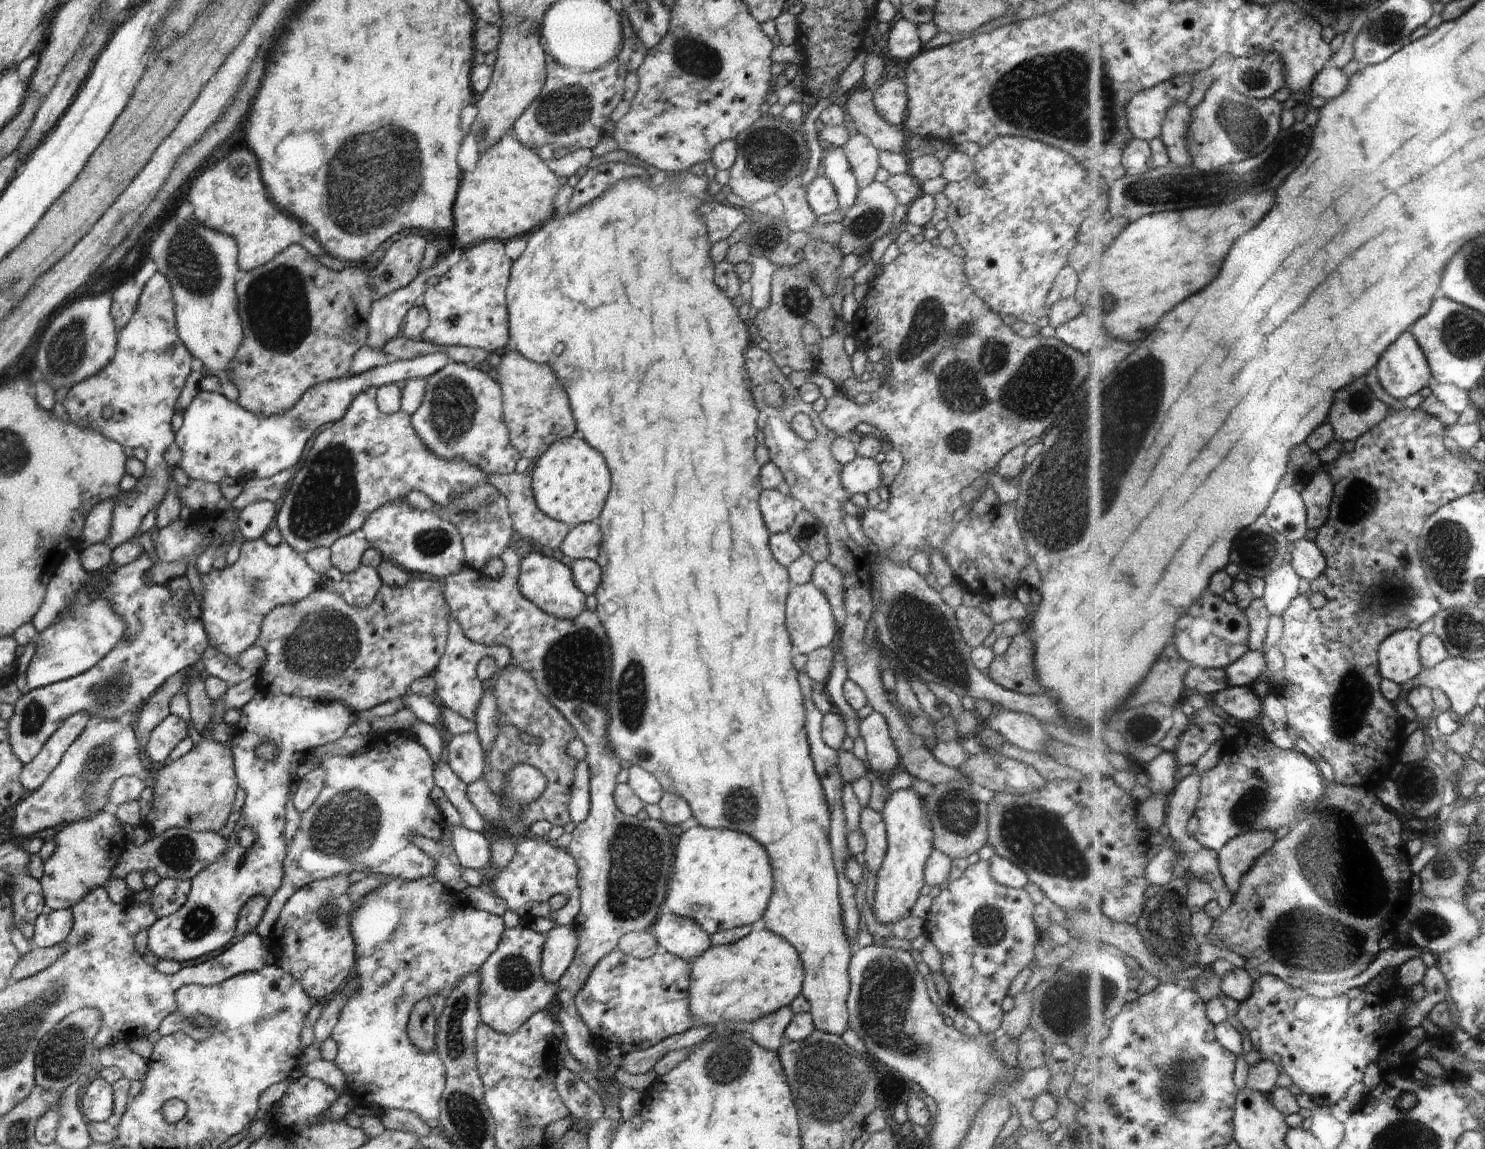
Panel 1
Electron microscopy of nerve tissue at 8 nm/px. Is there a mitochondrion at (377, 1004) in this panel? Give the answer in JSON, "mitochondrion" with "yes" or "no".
{"mitochondrion":"no"}

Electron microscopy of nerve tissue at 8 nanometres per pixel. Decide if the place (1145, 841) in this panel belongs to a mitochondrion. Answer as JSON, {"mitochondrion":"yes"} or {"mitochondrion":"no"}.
{"mitochondrion":"no"}

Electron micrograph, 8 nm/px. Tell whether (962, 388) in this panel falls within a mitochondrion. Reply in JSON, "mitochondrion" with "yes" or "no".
{"mitochondrion":"yes"}

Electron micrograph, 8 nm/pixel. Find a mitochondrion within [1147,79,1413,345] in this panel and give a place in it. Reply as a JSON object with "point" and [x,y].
{"point":[1238,119]}

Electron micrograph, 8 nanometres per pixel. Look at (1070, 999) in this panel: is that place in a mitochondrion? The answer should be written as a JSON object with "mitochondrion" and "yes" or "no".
{"mitochondrion":"yes"}

